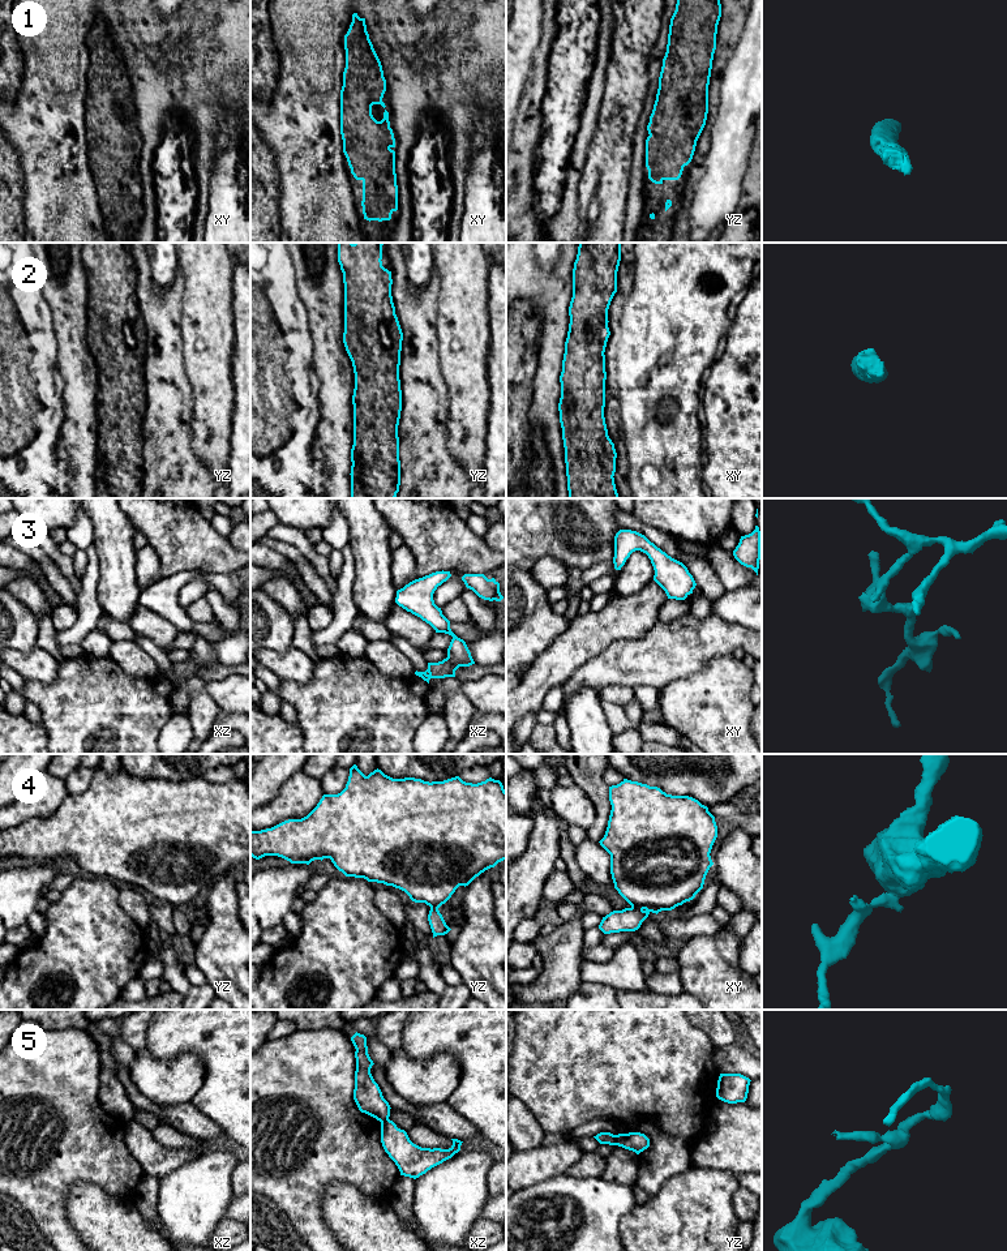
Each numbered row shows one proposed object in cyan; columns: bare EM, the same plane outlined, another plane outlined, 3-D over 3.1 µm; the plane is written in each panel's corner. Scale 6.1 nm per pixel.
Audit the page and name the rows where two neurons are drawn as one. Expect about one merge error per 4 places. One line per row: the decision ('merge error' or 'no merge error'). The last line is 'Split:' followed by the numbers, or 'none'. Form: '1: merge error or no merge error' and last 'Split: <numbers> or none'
1: no merge error
2: no merge error
3: no merge error
4: merge error
5: merge error
Split: 4, 5

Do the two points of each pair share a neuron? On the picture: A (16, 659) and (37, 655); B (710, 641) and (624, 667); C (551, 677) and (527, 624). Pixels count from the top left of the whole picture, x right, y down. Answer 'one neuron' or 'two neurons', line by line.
A: one neuron
B: one neuron
C: two neurons

